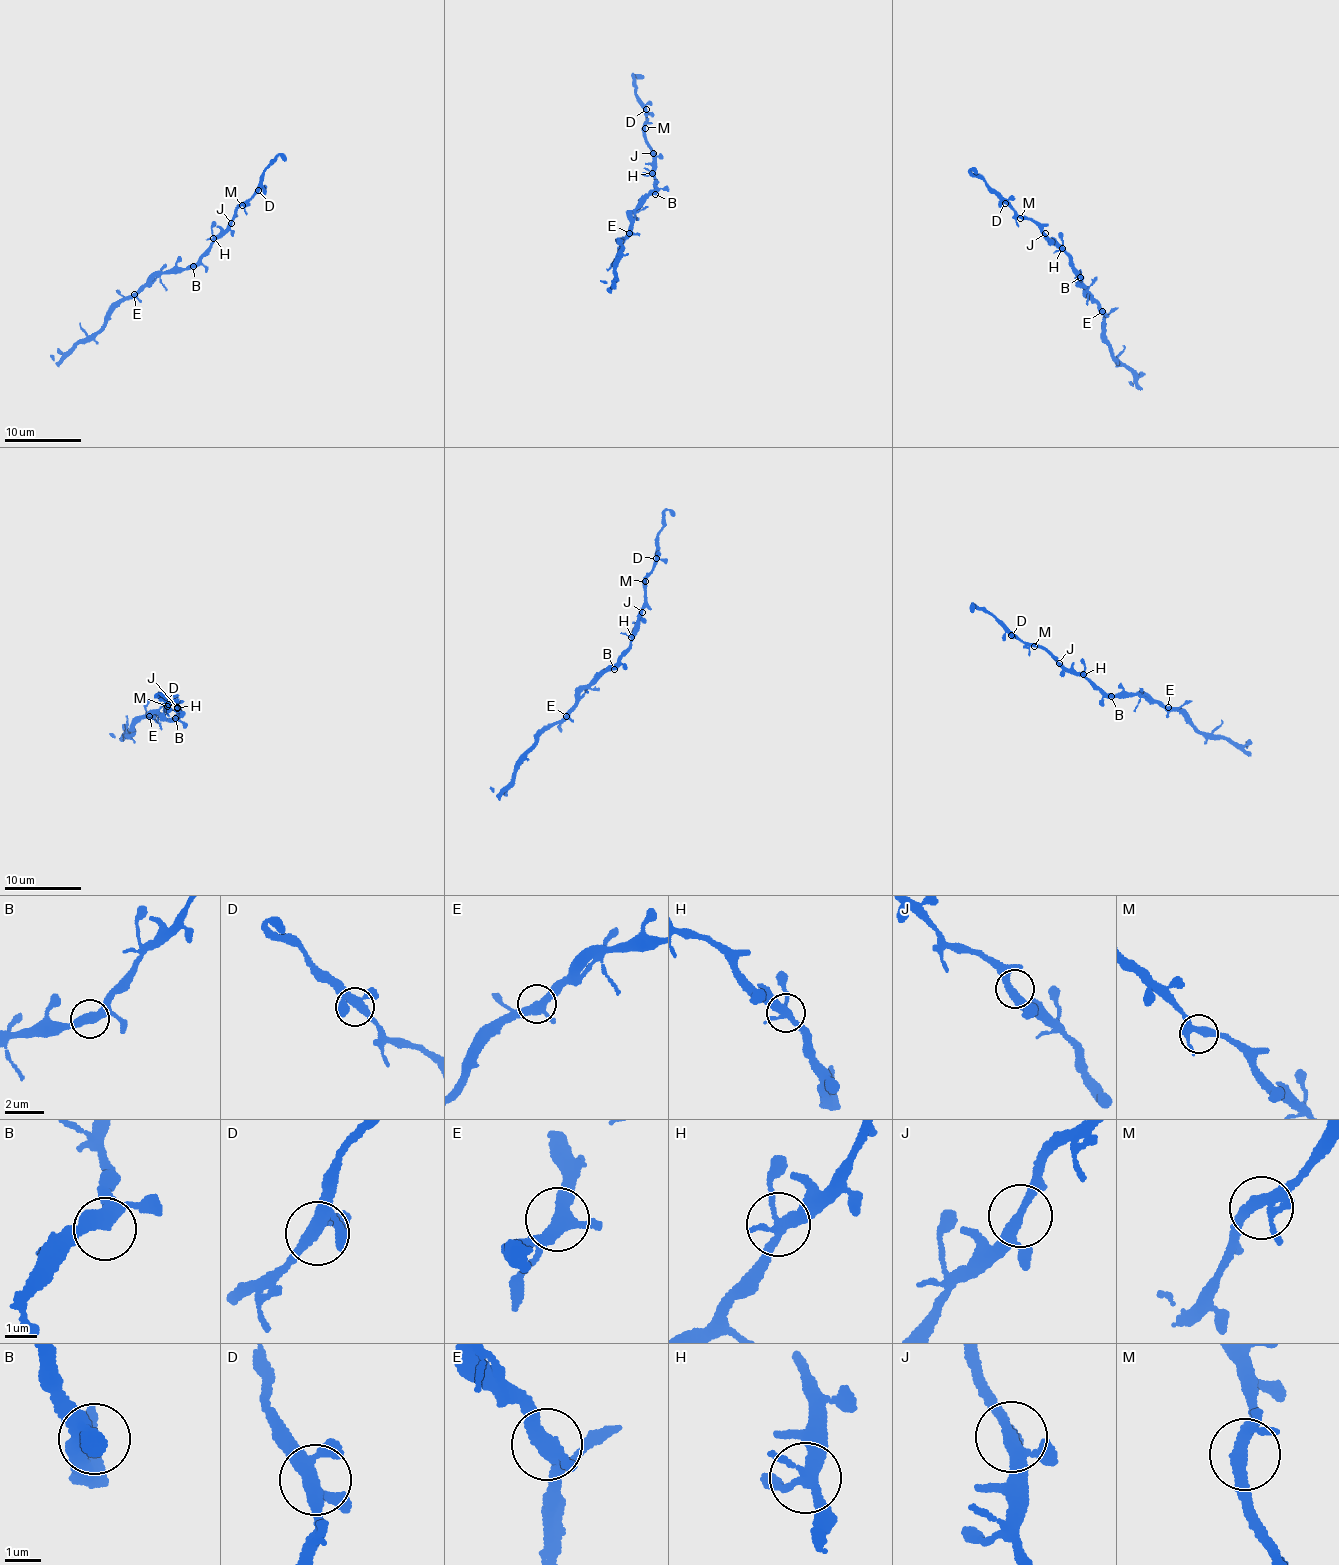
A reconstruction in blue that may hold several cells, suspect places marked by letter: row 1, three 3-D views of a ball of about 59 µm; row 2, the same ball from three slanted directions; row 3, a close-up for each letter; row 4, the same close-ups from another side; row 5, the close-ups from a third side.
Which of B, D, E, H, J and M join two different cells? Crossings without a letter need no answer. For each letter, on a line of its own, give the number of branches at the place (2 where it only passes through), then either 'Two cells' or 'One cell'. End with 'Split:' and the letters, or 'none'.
B: Branches: 3. One cell
D: Branches: 4. One cell
E: Branches: 3. One cell
H: Branches: 4. One cell
J: Branches: 3. One cell
M: Branches: 4. One cell
Split: none

